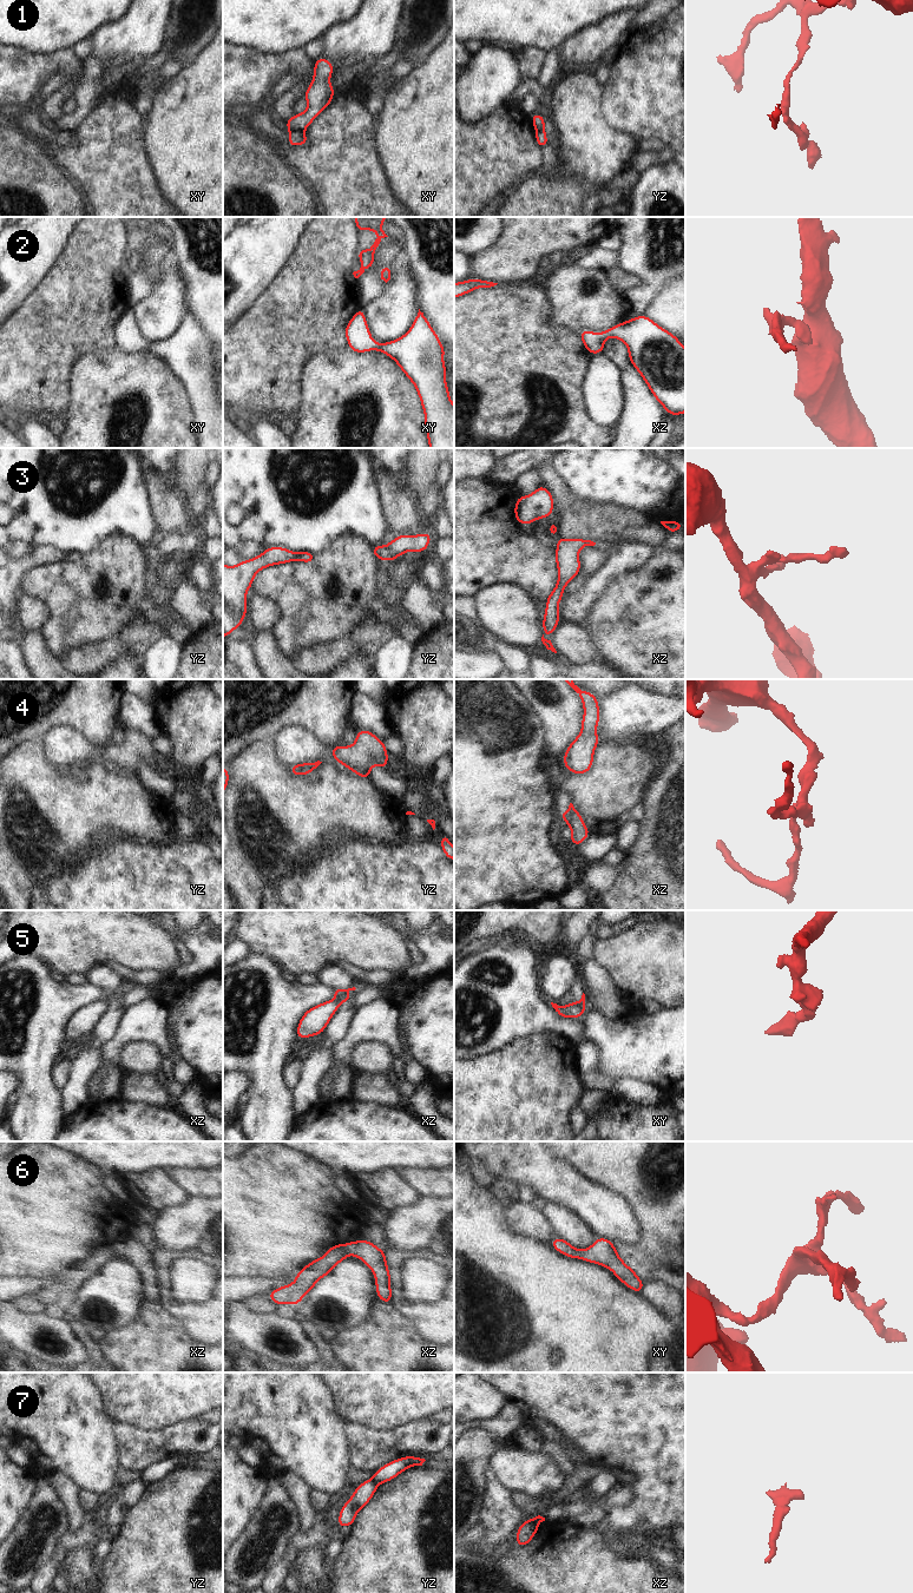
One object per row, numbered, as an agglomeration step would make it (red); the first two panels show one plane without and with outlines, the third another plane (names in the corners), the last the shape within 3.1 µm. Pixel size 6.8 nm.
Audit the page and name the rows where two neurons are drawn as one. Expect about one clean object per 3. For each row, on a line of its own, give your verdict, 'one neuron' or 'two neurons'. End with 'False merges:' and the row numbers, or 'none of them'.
1: two neurons
2: one neuron
3: one neuron
4: two neurons
5: two neurons
6: one neuron
7: two neurons
False merges: 1, 4, 5, 7

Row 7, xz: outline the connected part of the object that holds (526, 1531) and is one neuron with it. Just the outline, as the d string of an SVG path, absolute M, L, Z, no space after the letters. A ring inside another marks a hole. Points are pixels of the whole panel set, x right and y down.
M524 1521L518 1527L517 1539L514 1542L519 1547L525 1547L534 1538L538 1528L539 1528L539 1523L530 1523L527 1521Z

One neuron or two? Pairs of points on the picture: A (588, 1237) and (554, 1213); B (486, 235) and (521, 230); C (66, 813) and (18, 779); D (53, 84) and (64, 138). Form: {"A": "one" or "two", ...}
{"A": "one", "B": "two", "C": "one", "D": "one"}

